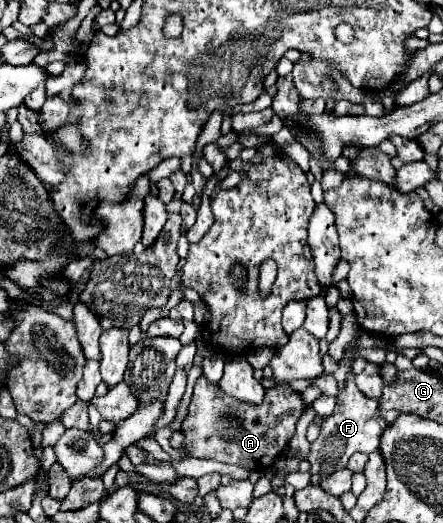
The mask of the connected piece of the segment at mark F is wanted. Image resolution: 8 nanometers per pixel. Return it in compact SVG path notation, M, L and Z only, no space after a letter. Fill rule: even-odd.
M349 372L343 390L337 396L337 406L333 414L323 422L319 438L311 444L311 454L307 460L311 462L311 482L319 484L329 474L347 466L347 460L355 452L371 452L379 448L379 436L387 422L379 418L379 404L375 398L367 398L359 388L355 388L355 374Z

